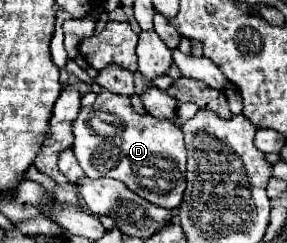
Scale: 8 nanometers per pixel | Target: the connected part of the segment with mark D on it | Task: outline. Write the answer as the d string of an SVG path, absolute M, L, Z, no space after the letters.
M102 91L92 107L82 107L74 121L72 151L86 177L112 177L156 207L176 209L182 201L186 181L186 145L182 129L170 119L136 113L128 95Z

